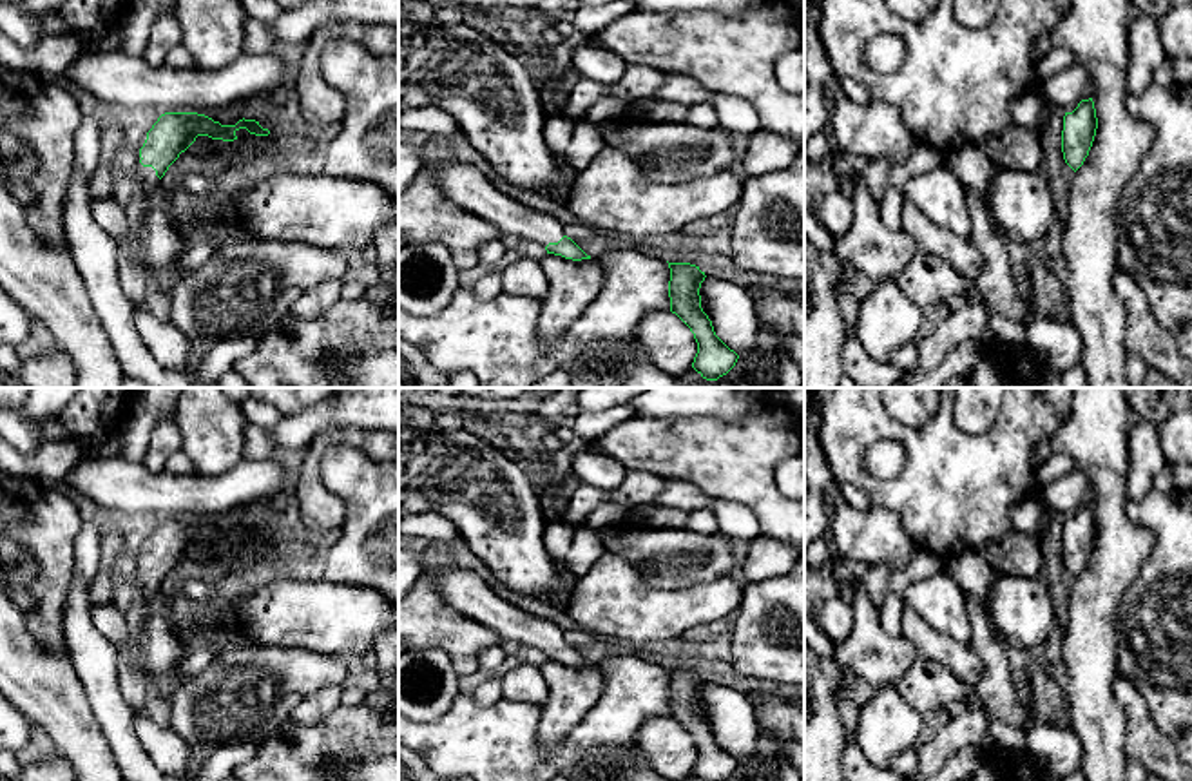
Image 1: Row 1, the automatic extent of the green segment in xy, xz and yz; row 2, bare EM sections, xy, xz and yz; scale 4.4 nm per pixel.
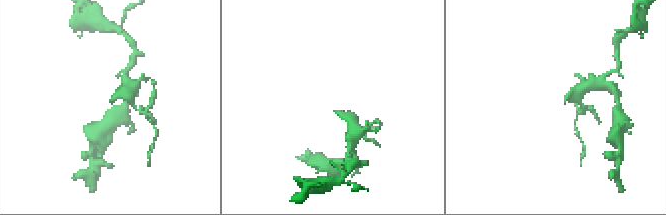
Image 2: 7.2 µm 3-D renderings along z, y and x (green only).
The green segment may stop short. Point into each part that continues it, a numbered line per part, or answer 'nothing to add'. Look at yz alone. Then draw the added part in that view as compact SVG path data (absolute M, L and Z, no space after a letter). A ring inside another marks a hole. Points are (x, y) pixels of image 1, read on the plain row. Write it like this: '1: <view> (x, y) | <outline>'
nothing to add

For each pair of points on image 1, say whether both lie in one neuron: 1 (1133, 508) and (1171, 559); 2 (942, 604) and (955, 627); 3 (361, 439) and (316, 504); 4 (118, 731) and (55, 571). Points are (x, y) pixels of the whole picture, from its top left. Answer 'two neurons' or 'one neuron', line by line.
1: one neuron
2: one neuron
3: one neuron
4: two neurons

